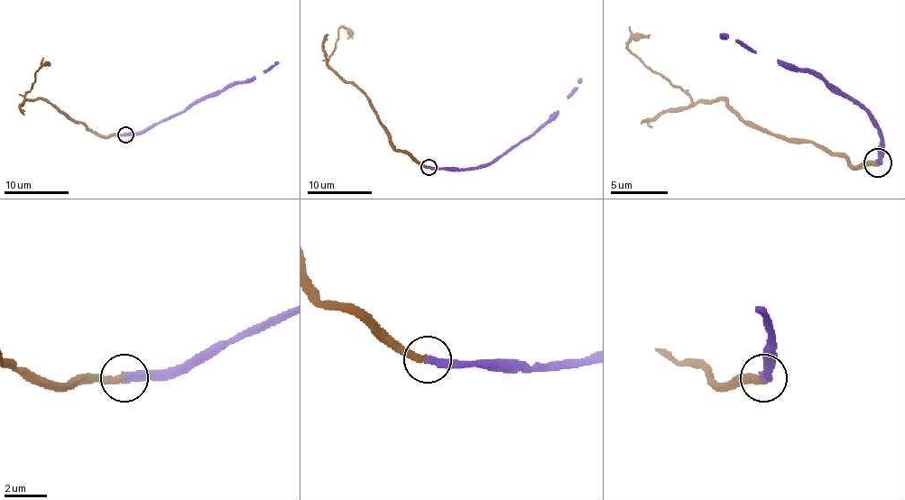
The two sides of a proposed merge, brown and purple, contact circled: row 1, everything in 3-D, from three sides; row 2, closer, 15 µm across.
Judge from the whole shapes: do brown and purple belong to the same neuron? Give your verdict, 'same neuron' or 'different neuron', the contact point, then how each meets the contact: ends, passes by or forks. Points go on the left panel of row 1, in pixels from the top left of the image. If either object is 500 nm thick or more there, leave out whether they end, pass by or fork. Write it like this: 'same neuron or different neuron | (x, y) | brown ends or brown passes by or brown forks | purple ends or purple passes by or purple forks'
same neuron | (125, 134) | brown ends | purple ends

